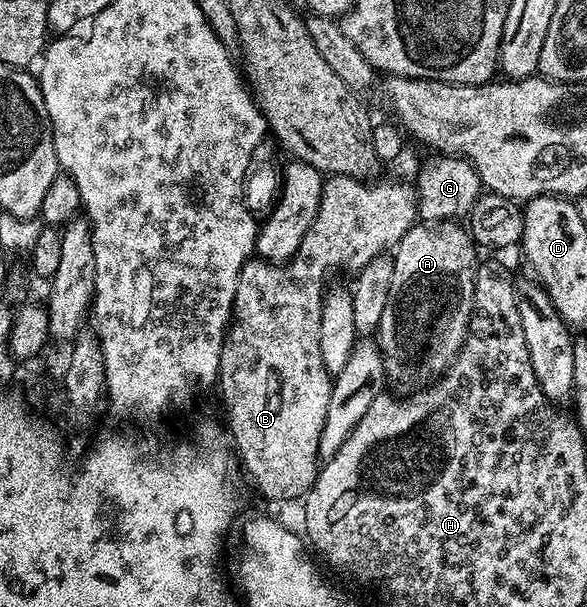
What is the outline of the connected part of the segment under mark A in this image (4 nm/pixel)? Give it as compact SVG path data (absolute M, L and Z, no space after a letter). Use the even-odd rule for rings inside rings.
M452 221L415 223L392 250L391 291L375 340L381 347L385 376L388 384L393 384L394 394L408 395L432 386L453 366L469 334L477 253L468 228Z

